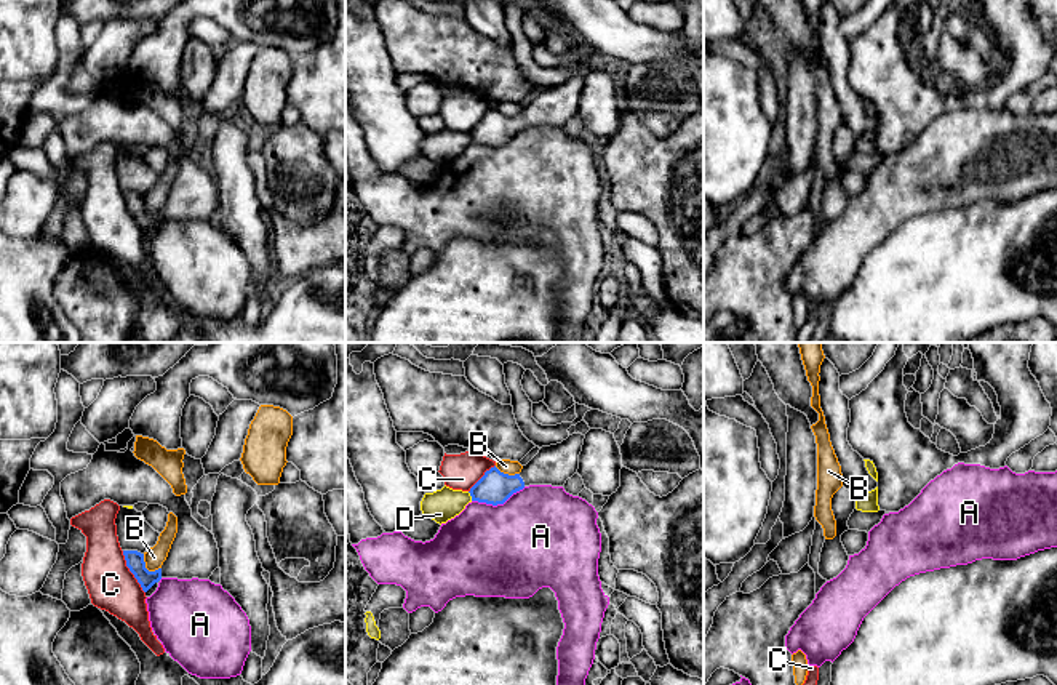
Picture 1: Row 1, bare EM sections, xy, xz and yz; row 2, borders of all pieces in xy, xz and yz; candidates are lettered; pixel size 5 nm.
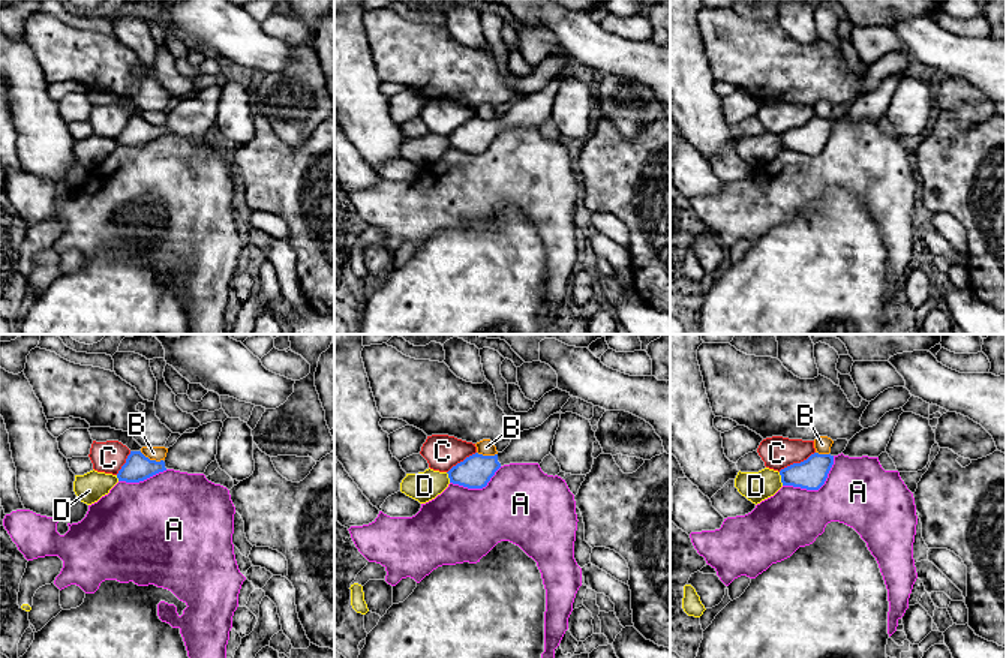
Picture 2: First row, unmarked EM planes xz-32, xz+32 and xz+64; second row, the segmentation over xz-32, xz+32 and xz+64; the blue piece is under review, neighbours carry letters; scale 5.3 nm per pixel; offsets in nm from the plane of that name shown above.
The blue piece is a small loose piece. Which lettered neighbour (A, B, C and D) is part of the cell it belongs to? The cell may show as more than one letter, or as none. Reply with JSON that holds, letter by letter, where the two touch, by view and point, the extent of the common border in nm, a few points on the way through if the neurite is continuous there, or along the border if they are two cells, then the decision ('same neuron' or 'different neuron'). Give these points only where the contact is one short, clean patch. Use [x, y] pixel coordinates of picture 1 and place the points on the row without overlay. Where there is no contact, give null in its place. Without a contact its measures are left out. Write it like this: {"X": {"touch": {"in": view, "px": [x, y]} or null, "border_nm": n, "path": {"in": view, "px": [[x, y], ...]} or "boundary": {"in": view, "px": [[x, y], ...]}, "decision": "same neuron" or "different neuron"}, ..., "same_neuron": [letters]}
{"A": {"touch": {"in": "xz", "px": [498, 144]}, "border_nm": 280, "decision": "different neuron"}, "B": {"touch": {"in": "xy", "px": [146, 210]}, "border_nm": 120, "boundary": {"in": "xy", "px": [[143, 196], [144, 207], [149, 212], [160, 210]]}, "decision": "different neuron"}, "C": {"touch": {"in": "xy", "px": [130, 212]}, "border_nm": 240, "decision": "different neuron"}, "D": {"touch": {"in": "xz", "px": [470, 136]}, "border_nm": 50, "decision": "different neuron"}, "same_neuron": []}

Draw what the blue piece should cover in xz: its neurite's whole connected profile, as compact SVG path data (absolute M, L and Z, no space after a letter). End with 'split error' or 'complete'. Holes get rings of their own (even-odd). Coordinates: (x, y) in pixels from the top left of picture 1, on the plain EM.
M577 74L561 85L542 88L515 117L504 115L496 107L491 109L470 130L472 142L497 147L529 126L564 128L566 122L577 115L584 80L585 77Z; split error

